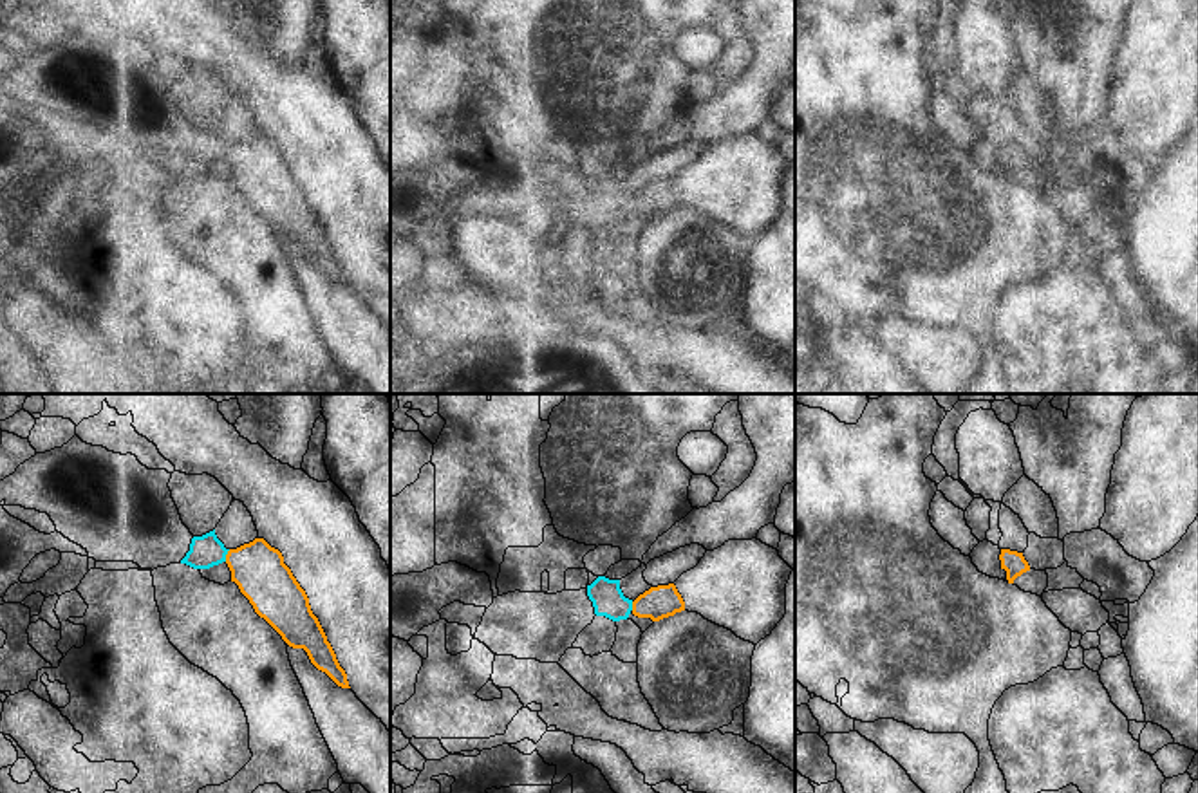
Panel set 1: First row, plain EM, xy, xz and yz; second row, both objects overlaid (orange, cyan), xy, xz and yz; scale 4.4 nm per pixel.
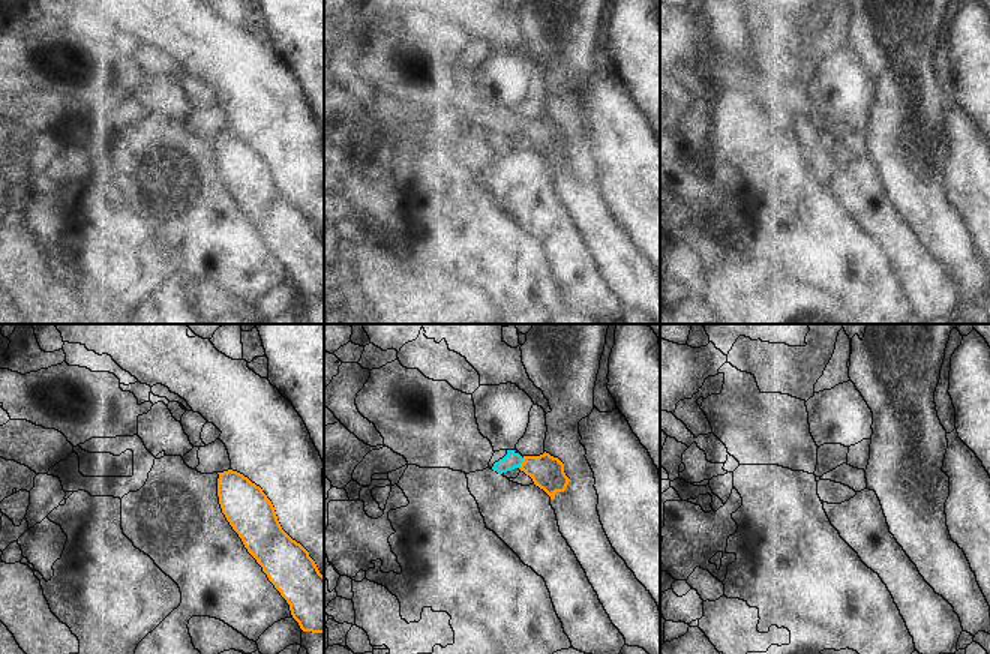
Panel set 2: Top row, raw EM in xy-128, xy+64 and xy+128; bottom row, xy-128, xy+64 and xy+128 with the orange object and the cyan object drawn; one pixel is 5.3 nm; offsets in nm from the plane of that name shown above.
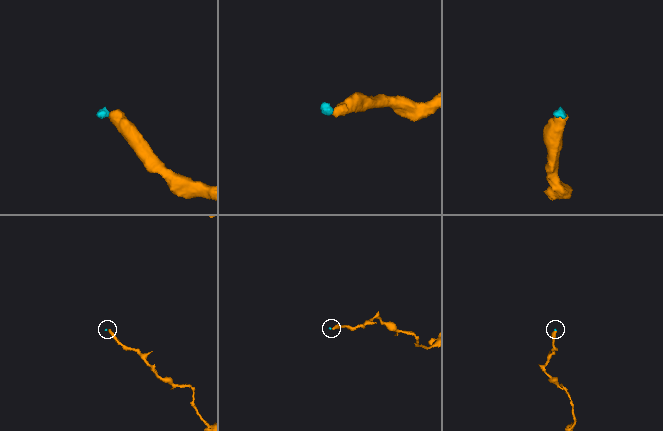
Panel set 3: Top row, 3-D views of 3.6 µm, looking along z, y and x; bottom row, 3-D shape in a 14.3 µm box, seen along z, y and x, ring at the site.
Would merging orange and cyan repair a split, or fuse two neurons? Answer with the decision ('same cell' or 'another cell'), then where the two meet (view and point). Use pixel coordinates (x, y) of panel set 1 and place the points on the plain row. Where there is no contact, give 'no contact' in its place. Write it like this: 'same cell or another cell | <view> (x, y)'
same cell | xy (226, 150)

